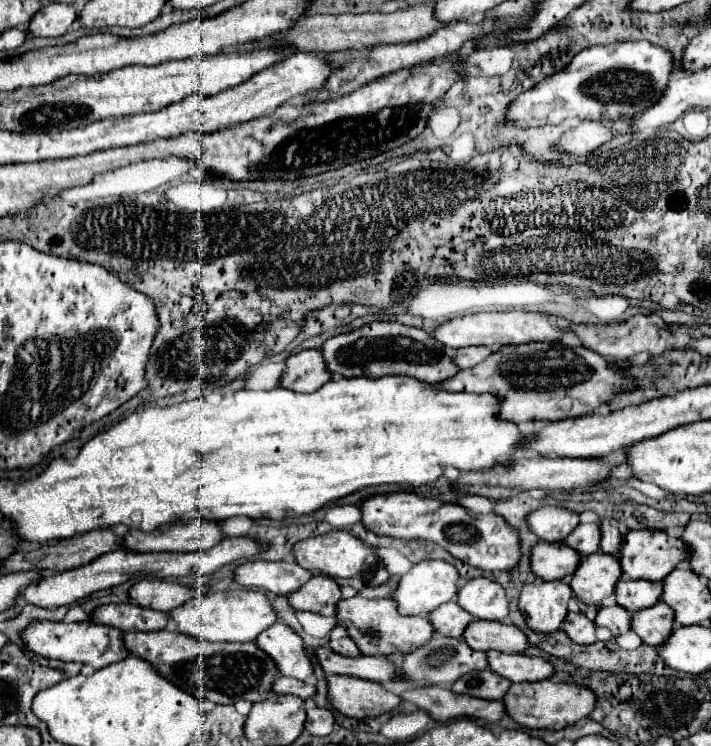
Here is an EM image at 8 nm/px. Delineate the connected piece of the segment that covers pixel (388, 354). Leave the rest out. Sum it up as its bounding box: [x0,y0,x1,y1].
[323,321,459,385]

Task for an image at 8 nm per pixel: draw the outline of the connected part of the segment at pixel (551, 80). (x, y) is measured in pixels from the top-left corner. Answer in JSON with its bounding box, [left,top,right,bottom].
[507,41,673,129]

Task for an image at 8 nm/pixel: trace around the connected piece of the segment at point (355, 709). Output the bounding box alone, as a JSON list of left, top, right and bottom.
[327,675,401,719]

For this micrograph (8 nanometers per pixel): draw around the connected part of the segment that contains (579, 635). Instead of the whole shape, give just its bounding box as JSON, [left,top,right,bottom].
[563,613,597,645]

